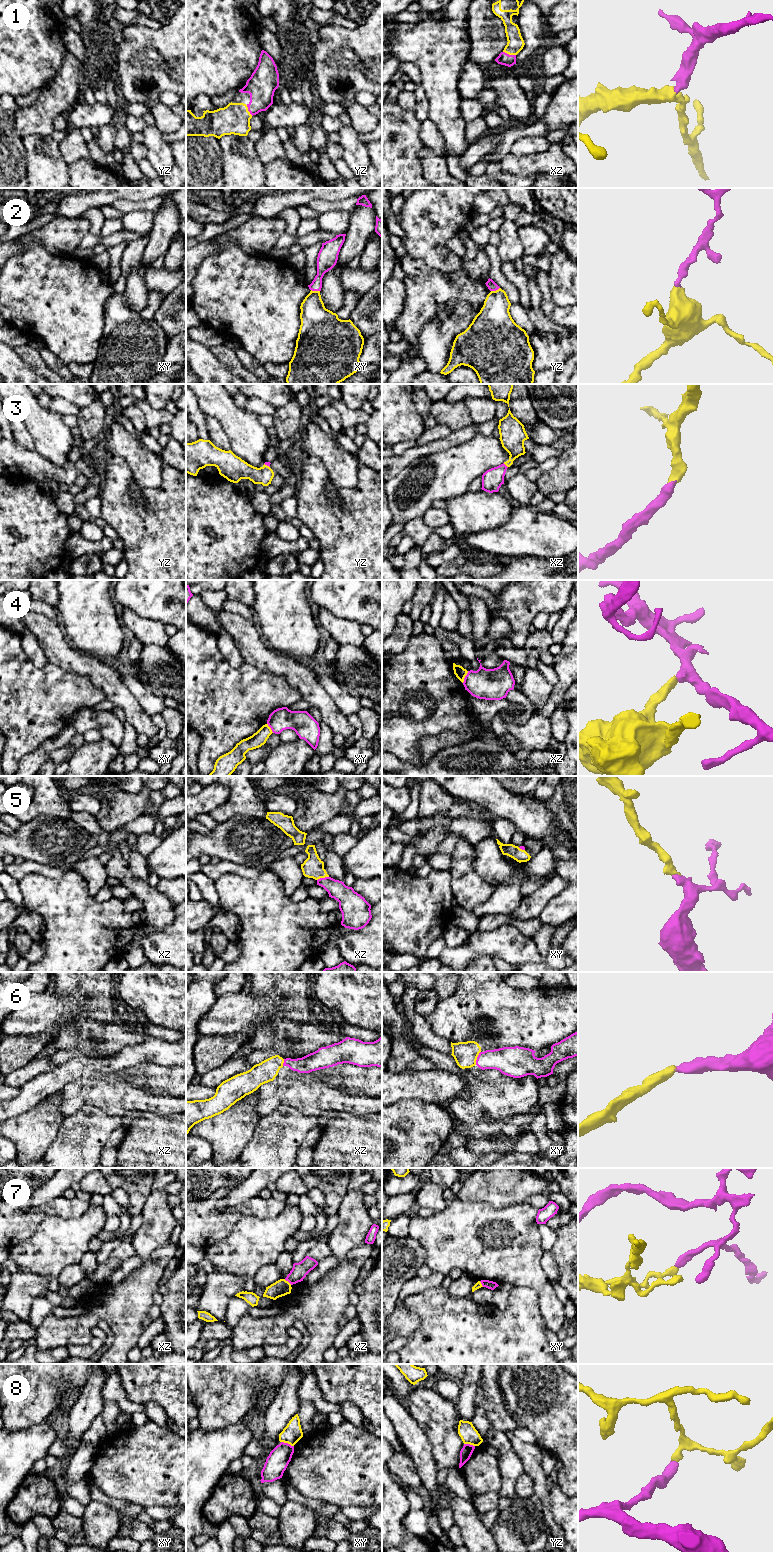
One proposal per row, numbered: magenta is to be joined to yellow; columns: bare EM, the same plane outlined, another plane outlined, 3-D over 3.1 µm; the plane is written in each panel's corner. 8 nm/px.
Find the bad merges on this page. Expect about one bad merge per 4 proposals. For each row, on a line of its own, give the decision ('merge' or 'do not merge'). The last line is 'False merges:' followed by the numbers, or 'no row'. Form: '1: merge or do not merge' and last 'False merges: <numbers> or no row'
1: merge
2: merge
3: merge
4: do not merge
5: merge
6: merge
7: do not merge
8: do not merge
False merges: 4, 7, 8

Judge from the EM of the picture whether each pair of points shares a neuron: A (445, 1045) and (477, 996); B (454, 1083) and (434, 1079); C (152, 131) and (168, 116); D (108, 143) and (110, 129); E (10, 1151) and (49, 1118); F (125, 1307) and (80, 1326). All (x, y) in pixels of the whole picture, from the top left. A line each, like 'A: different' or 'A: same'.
A: different
B: same
C: different
D: same
E: different
F: same

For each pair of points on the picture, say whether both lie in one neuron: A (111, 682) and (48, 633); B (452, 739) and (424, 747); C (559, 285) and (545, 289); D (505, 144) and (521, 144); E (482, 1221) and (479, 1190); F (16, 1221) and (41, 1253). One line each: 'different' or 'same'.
A: same
B: same
C: different
D: different
E: different
F: different

